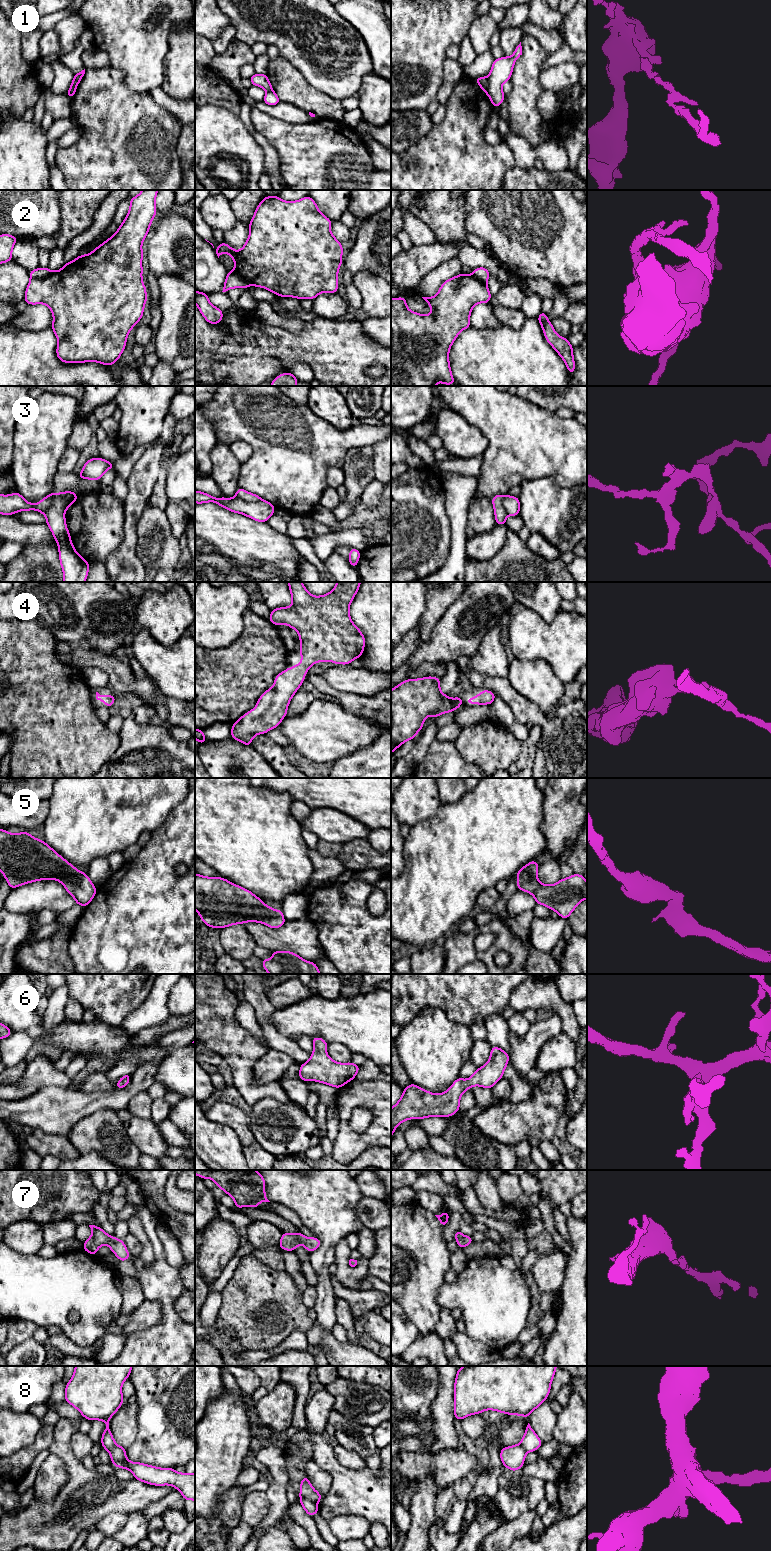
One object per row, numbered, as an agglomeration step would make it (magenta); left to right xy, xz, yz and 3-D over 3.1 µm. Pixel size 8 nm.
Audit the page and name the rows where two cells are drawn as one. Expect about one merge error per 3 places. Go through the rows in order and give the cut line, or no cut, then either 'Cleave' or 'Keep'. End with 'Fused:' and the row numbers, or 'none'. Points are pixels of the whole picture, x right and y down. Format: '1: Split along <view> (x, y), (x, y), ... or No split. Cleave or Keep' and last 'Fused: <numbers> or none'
1: Split along yz (488, 79), (488, 90), (486, 92). Cleave
2: Split along xz (228, 273), (242, 276), (249, 284). Cleave
3: Split along xz (235, 495), (247, 501), (258, 501), (261, 499). Cleave
4: No split. Keep
5: No split. Keep
6: No split. Keep
7: No split. Keep
8: Split along xz (300, 1496), (316, 1504). Cleave
Fused: 1, 2, 3, 8

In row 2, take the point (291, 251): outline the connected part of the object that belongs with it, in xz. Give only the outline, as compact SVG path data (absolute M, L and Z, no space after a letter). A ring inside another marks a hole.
M267 195L259 203L259 205L257 206L255 210L254 216L251 219L250 224L248 225L249 238L247 239L246 243L244 244L244 246L242 247L240 251L234 250L225 242L219 243L219 248L216 249L212 243L207 241L206 239L205 240L213 246L218 258L220 255L224 253L228 253L232 257L235 263L235 268L232 271L228 272L229 275L239 275L245 278L249 282L249 285L265 288L280 297L295 297L299 300L302 300L302 299L314 300L322 292L338 293L338 285L339 285L338 271L339 271L340 265L343 263L343 260L342 260L343 248L342 248L342 243L339 242L336 239L336 237L332 235L331 230L330 230L331 225L332 225L332 221L319 211L316 202L309 196L305 196L302 199L297 200L297 201L288 202L288 201L284 201L280 199L278 195L276 196Z

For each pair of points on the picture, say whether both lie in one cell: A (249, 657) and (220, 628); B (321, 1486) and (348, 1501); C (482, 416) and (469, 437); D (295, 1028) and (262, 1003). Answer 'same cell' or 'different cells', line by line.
A: different cells
B: different cells
C: different cells
D: different cells

